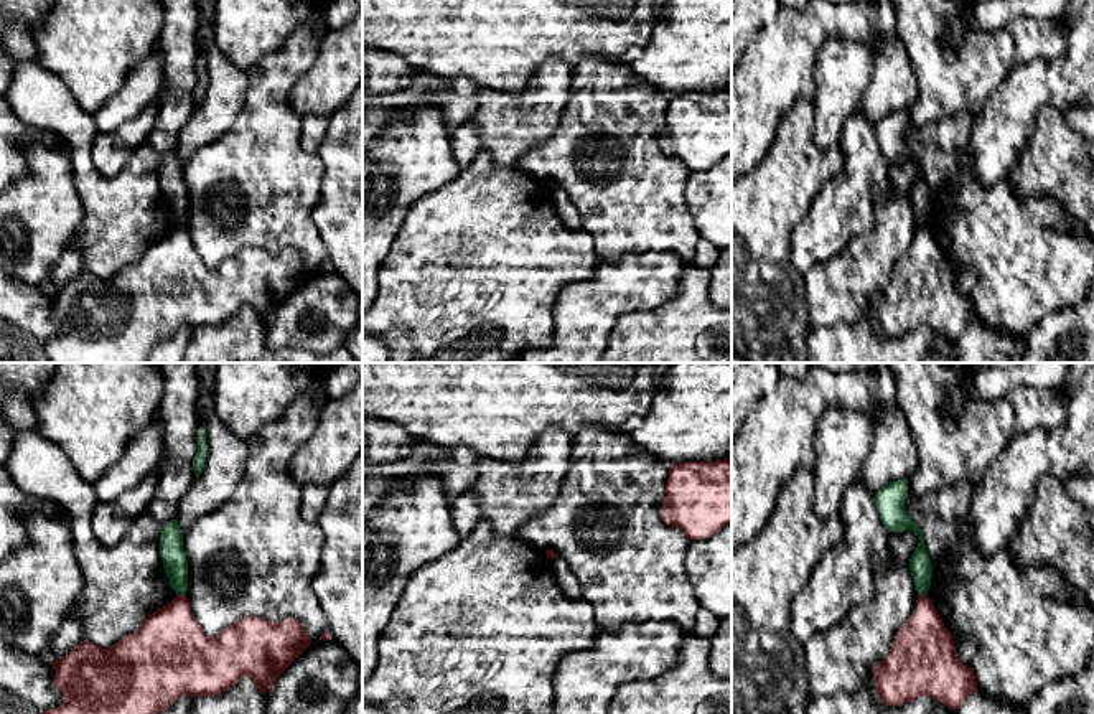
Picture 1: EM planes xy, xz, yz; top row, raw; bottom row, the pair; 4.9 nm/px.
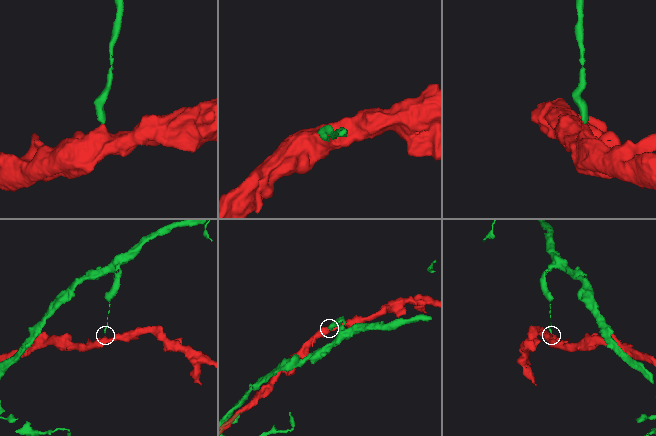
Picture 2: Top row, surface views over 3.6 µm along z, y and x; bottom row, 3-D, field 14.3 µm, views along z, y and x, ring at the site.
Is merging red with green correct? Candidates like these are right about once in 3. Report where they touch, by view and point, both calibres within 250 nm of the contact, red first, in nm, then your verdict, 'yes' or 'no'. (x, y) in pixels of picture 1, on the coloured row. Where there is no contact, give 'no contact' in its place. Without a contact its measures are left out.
meets red in xy at (182, 596); 340 nm thick on the red side, 120 nm on the other; no

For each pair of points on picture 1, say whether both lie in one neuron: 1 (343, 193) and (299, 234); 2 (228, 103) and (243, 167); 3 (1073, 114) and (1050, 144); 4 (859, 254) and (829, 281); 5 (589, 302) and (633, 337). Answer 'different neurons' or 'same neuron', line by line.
1: different neurons
2: different neurons
3: different neurons
4: same neuron
5: different neurons

